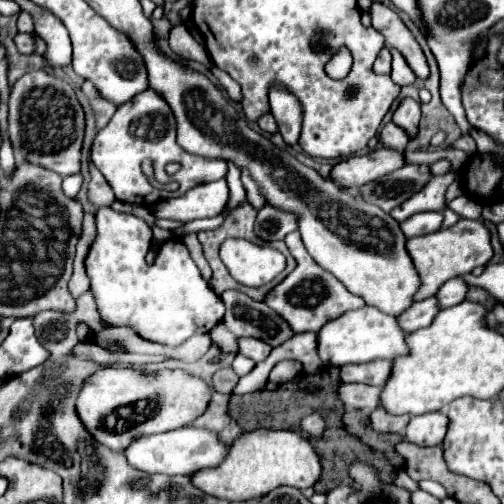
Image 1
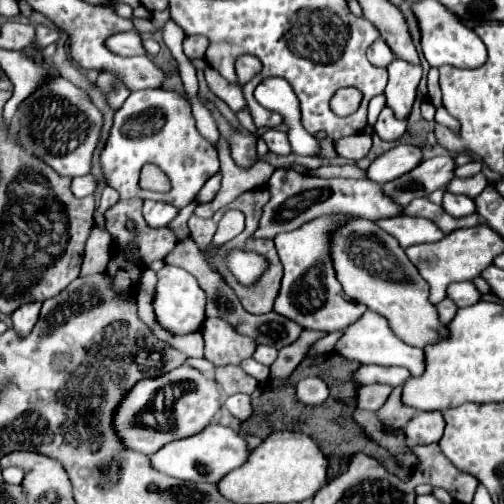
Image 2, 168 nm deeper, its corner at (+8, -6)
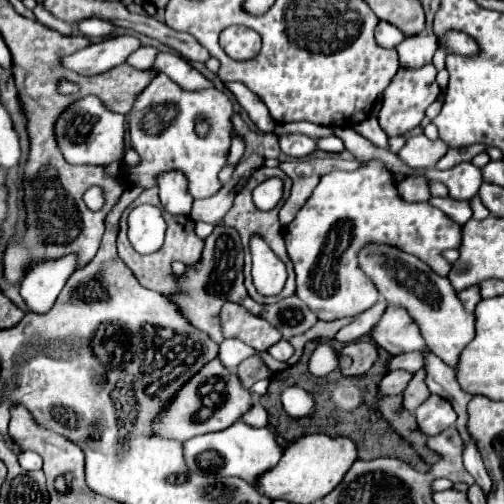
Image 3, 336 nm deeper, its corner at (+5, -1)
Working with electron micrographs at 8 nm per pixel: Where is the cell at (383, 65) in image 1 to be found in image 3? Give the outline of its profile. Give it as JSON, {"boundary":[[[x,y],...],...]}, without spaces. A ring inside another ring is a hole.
{"boundary":[[[381,21],[375,29],[375,39],[377,39],[377,45],[379,47],[385,47],[385,49],[393,49],[399,45],[399,41],[403,41],[403,33],[399,29],[395,29],[393,25],[389,25],[387,21]]]}

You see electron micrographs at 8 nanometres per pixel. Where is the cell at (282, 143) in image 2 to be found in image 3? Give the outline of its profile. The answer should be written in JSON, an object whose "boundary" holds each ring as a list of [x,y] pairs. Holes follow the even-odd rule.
{"boundary":[[[301,133],[279,135],[279,147],[289,157],[307,157],[309,153],[313,153],[317,149],[315,139],[311,139],[307,135],[301,135]]]}

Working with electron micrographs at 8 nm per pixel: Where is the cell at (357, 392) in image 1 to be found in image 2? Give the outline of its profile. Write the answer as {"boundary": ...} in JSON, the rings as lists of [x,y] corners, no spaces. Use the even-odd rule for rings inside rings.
{"boundary":[[[388,384],[360,386],[360,390],[358,390],[358,408],[376,412],[376,410],[380,410],[380,406],[384,406],[390,392],[392,392],[392,386],[388,386]]]}

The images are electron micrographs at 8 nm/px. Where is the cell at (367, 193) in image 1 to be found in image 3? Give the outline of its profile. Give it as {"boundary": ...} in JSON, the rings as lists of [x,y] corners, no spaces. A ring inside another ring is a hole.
{"boundary":[[[471,145],[469,149],[465,147],[465,149],[449,149],[439,161],[437,161],[437,169],[451,169],[451,167],[455,167],[457,163],[461,163],[461,161],[471,161],[477,153],[481,153],[481,151],[485,151],[485,145]]]}

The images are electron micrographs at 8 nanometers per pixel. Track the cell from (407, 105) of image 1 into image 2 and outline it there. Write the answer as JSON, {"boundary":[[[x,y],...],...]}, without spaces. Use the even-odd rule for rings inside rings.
{"boundary":[[[394,58],[388,64],[388,86],[386,86],[386,100],[400,118],[408,116],[416,98],[418,84],[422,80],[422,66],[420,64],[410,64],[402,58]]]}

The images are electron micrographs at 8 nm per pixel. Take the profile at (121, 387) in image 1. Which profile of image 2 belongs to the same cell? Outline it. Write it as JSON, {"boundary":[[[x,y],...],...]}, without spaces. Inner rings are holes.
{"boundary":[[[180,366],[172,370],[172,374],[164,374],[156,380],[140,380],[120,404],[114,426],[128,448],[142,454],[154,454],[168,442],[204,430],[216,418],[222,400],[220,386],[214,380],[206,378],[192,366]]]}

